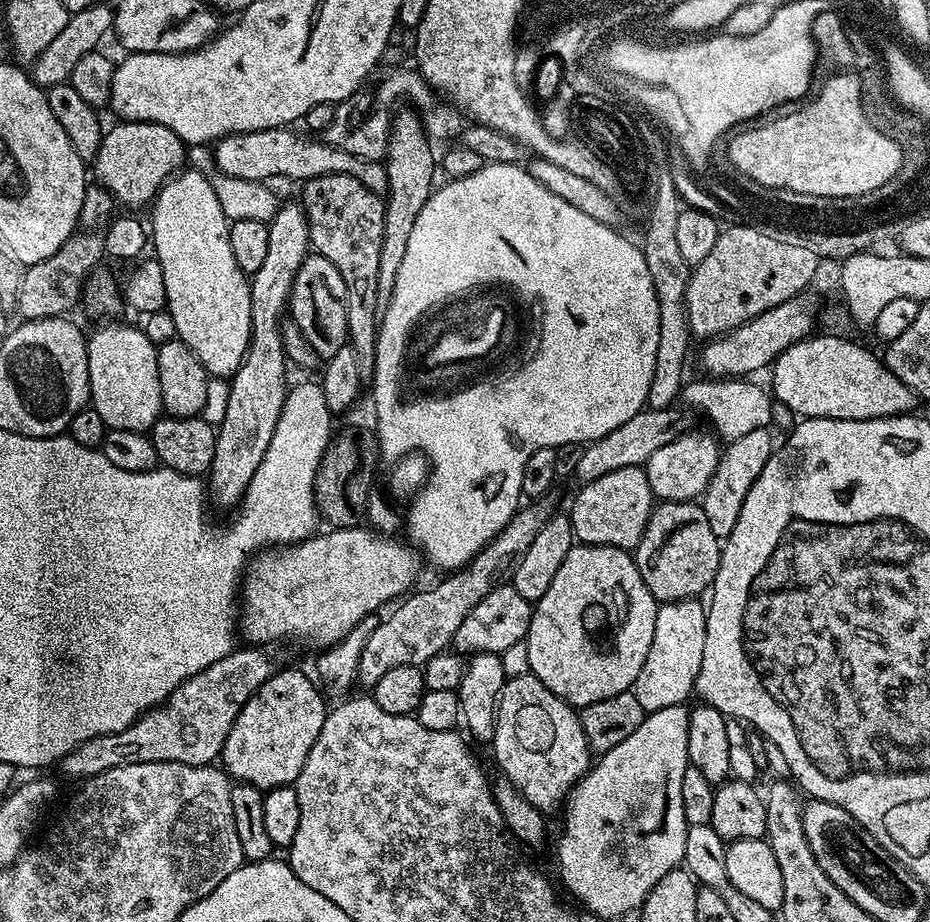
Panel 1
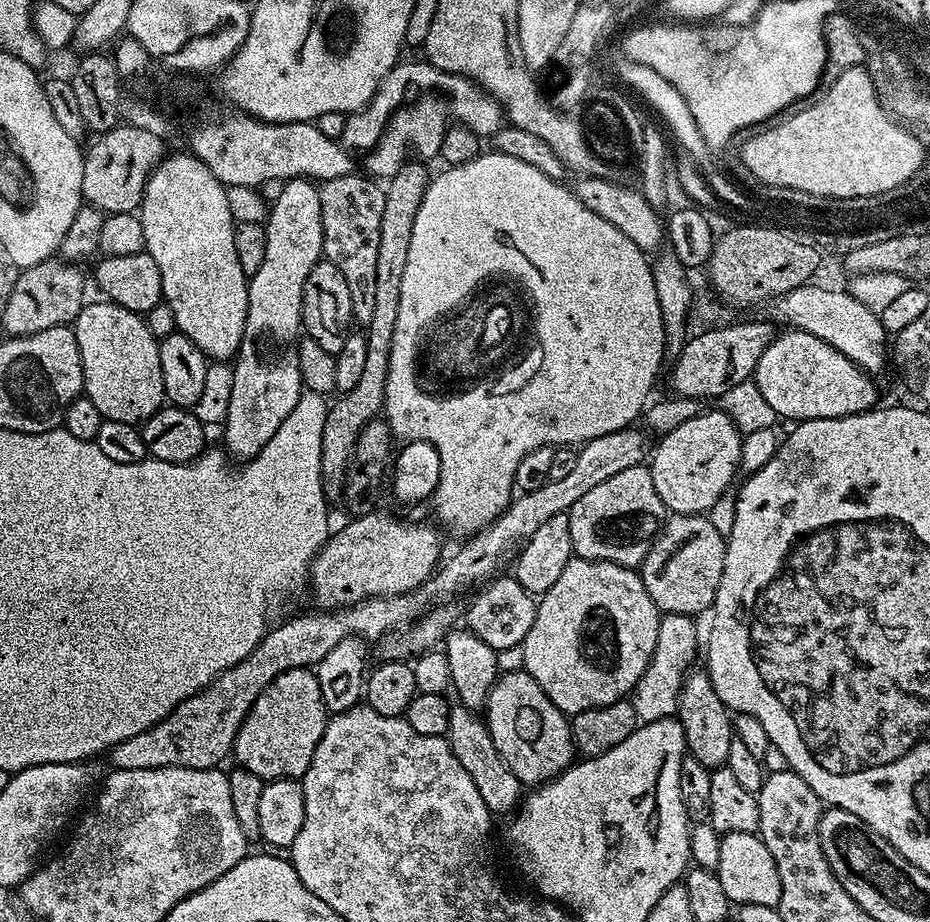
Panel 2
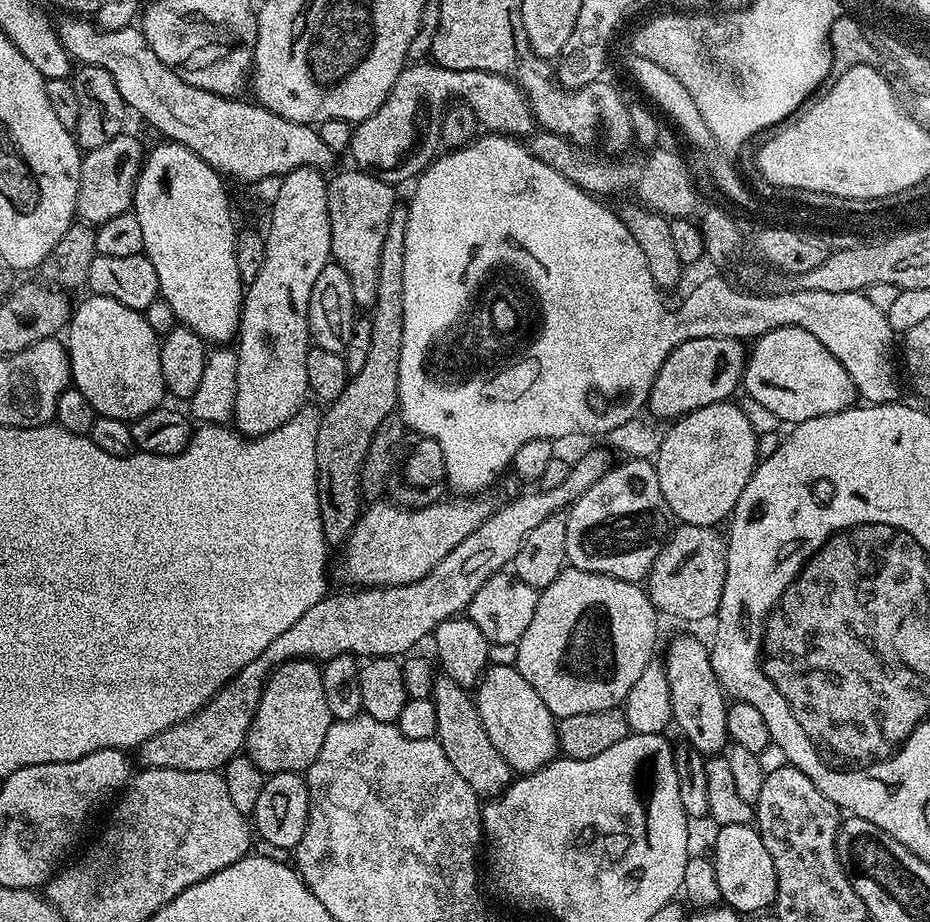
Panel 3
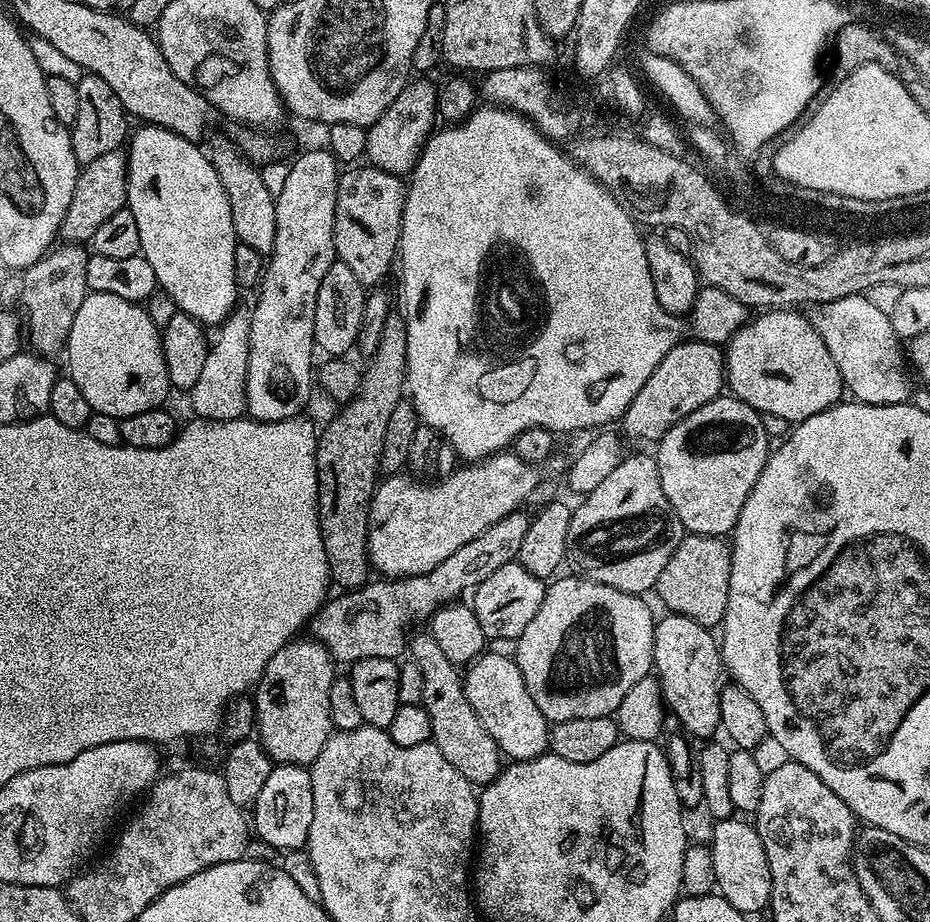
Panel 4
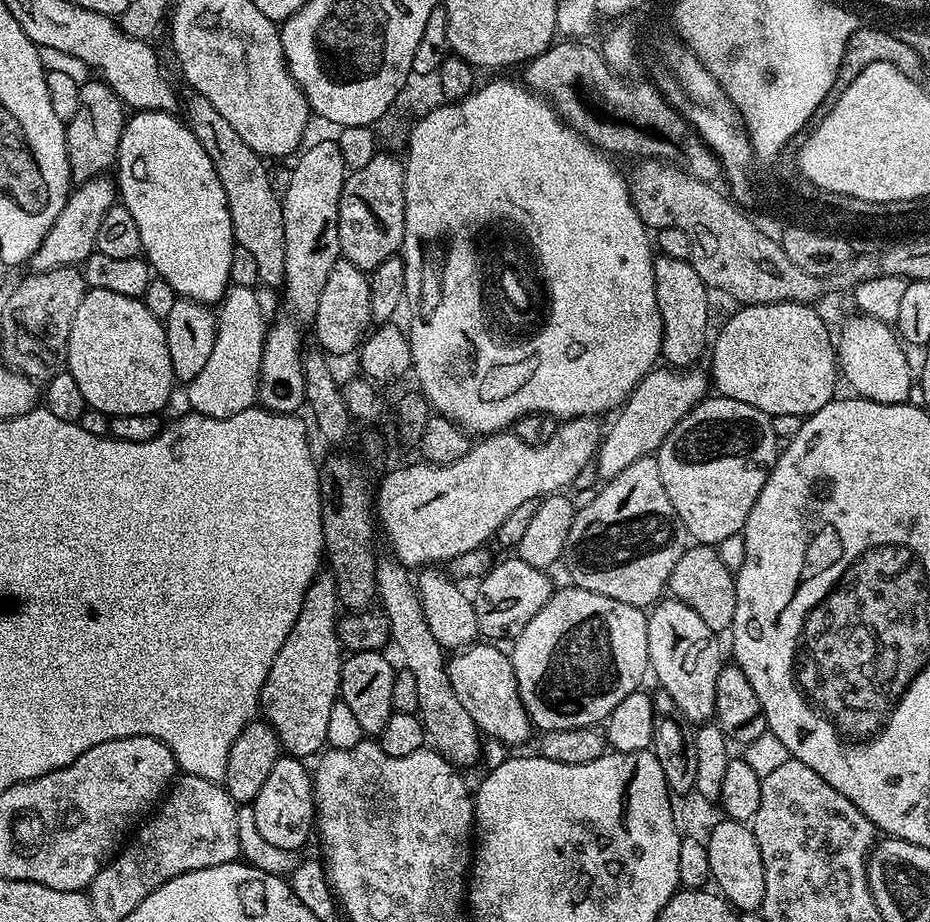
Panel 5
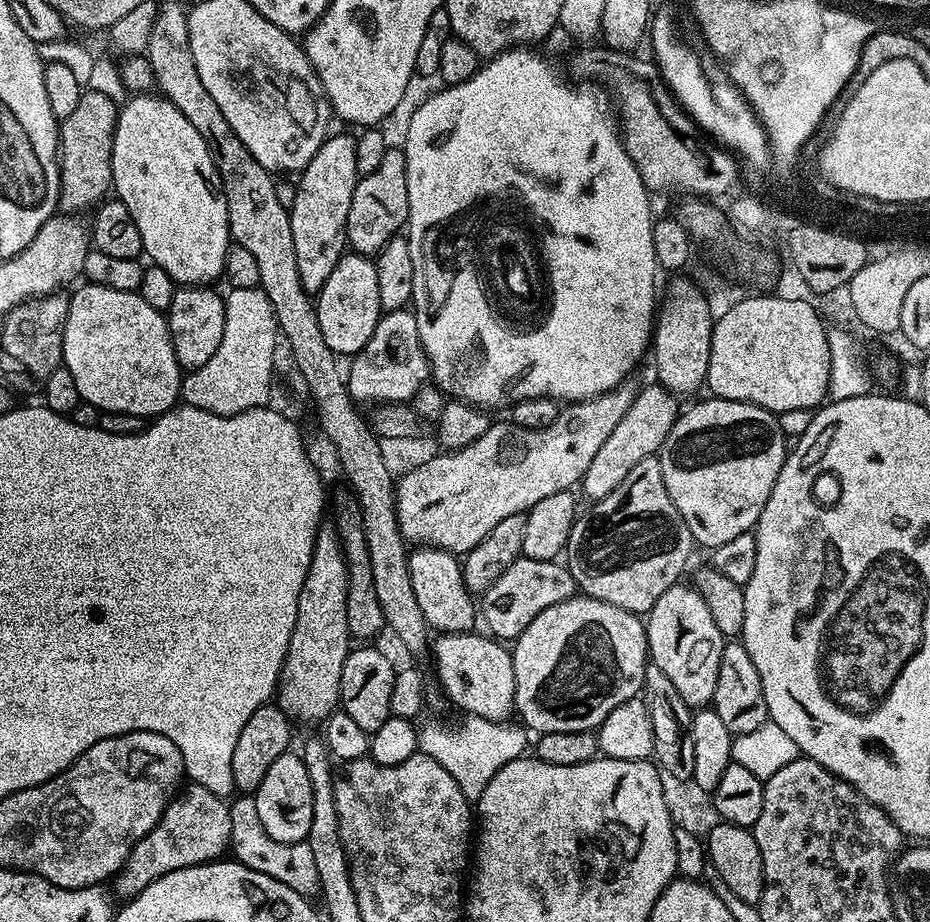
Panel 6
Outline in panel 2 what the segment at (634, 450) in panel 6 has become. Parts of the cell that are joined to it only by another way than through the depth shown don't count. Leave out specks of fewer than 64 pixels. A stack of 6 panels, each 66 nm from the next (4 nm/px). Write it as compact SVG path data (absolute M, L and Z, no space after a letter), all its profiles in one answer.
M767 319L746 324L727 323L721 327L705 327L697 336L689 335L684 349L678 354L672 367L672 388L677 397L696 399L701 402L715 401L732 386L753 379L758 358L774 339L773 325Z

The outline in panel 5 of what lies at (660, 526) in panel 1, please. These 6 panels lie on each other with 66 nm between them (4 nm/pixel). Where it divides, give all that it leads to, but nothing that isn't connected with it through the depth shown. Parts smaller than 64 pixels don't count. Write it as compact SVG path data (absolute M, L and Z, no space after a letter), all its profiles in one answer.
M693 543L686 549L682 558L678 558L678 566L674 566L670 574L667 591L675 599L690 606L702 618L702 622L710 626L712 632L720 634L723 628L724 631L731 629L736 601L736 577L726 566L722 566L722 558L718 558L713 545Z

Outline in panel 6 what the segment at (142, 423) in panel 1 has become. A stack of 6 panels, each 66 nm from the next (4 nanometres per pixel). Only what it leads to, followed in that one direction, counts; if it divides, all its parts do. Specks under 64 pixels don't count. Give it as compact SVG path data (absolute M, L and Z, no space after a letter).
M81 283L81 288L76 293L71 293L68 301L68 313L66 314L66 330L64 331L64 359L63 367L70 370L74 377L74 383L78 385L78 394L85 404L93 404L101 412L117 412L118 414L130 414L131 416L143 416L155 418L171 408L177 407L181 399L180 386L182 383L182 369L178 358L174 354L174 342L168 329L168 318L165 313L154 310L140 296L139 292L127 292L126 290L110 290L110 286L98 286L97 284Z

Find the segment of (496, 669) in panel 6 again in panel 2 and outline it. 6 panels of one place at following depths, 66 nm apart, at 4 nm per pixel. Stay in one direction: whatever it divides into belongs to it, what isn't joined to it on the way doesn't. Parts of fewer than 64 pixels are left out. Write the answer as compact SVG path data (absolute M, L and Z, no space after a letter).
M523 670L501 671L488 695L486 723L490 735L498 748L498 754L520 779L521 785L539 786L565 772L573 763L572 725L569 717L546 698L542 686Z

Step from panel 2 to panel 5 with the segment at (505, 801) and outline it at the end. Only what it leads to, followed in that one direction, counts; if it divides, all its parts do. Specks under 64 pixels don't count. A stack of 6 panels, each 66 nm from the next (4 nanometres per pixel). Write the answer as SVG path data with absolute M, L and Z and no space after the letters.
M384 556L379 557L376 561L376 568L375 568L375 580L376 580L376 593L377 593L377 599L379 604L381 603L382 606L380 606L381 611L383 612L383 615L386 616L388 620L388 628L389 628L389 635L391 638L391 641L393 642L393 645L398 645L398 648L404 658L404 664L403 667L411 672L413 676L415 677L415 681L417 683L417 697L418 697L418 706L419 706L419 717L422 720L424 724L424 731L425 731L425 737L431 742L431 745L435 748L435 751L437 751L441 756L446 757L449 761L453 763L453 765L462 767L462 766L470 766L472 765L480 756L482 756L482 744L480 748L480 740L482 741L482 733L480 729L478 728L477 724L474 722L474 718L471 717L469 713L466 711L466 706L462 705L462 702L458 699L458 694L454 692L454 688L450 683L450 676L447 668L447 661L448 656L446 653L446 650L441 646L441 644L438 642L436 637L433 633L431 633L430 626L427 625L425 611L422 610L422 604L420 600L420 595L418 591L416 590L415 581L413 580L411 571L404 567L404 565L397 560L395 557L392 556Z

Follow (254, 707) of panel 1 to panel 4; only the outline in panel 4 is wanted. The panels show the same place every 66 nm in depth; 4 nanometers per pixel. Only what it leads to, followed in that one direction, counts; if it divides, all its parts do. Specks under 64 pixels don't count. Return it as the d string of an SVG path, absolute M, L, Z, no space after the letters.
M293 638L276 651L274 658L266 662L264 672L254 685L254 703L256 705L255 735L266 754L276 764L299 764L311 766L322 754L322 746L326 746L328 737L334 731L330 716L330 688L334 679L332 667L334 661L328 653L328 647L315 638L300 640Z

